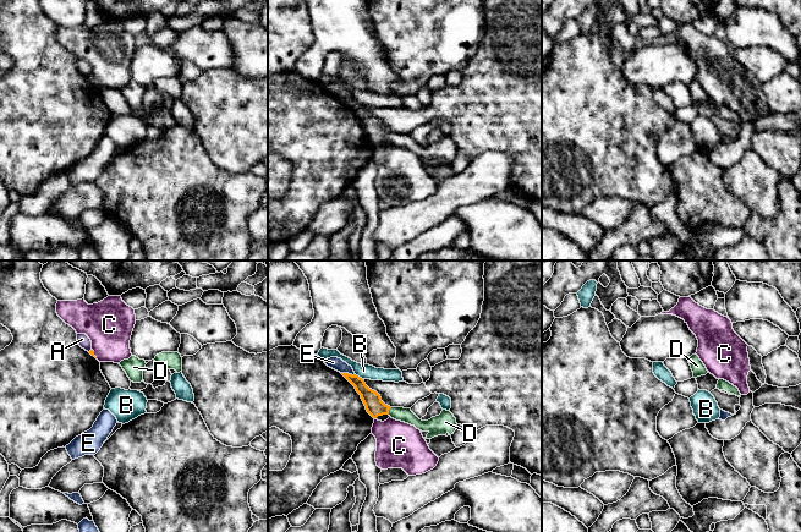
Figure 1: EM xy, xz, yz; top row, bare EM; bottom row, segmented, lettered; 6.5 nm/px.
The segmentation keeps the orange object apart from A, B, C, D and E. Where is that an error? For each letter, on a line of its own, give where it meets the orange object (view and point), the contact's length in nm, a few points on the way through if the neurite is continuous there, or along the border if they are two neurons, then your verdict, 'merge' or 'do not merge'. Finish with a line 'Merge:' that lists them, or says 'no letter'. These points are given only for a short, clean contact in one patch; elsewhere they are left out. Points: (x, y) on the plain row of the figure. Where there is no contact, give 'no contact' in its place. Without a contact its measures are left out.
A: no contact | do not merge
B: xz (357, 102) | 70 nm | do not merge
C: xy (93, 80) | 70 nm | do not merge
D: xz (388, 137) | 50 nm | across xz (372, 126), (380, 135), (388, 137), (405, 141) | merge
E: xz (347, 99) | 90 nm | along xz (341, 98), (354, 100) | do not merge
Merge: D

